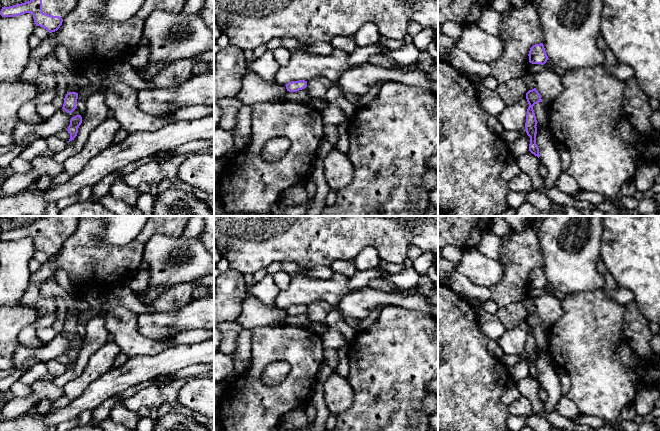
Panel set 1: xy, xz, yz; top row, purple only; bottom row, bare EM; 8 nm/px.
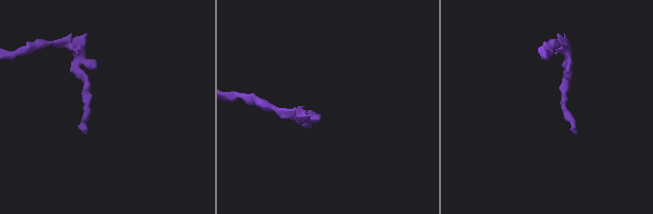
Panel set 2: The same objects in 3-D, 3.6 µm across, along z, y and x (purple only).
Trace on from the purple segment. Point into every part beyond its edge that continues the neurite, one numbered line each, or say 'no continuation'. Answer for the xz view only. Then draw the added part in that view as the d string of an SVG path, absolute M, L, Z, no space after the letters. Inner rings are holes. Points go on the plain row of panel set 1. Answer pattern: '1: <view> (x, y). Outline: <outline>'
no continuation

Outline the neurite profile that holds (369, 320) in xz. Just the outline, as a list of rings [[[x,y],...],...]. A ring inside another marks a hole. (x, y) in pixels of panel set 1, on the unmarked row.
[[[378,306],[375,307],[368,316],[366,316],[364,319],[360,320],[357,326],[357,330],[365,330],[369,328],[371,325],[375,323],[375,321],[378,319],[379,312],[384,308],[385,306]]]

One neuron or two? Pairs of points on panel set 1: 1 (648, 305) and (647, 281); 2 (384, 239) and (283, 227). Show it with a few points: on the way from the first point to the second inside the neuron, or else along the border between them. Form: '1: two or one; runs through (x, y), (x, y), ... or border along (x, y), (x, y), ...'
1: one; runs through (648, 299), (648, 287)
2: one; runs through (359, 227), (308, 227)

